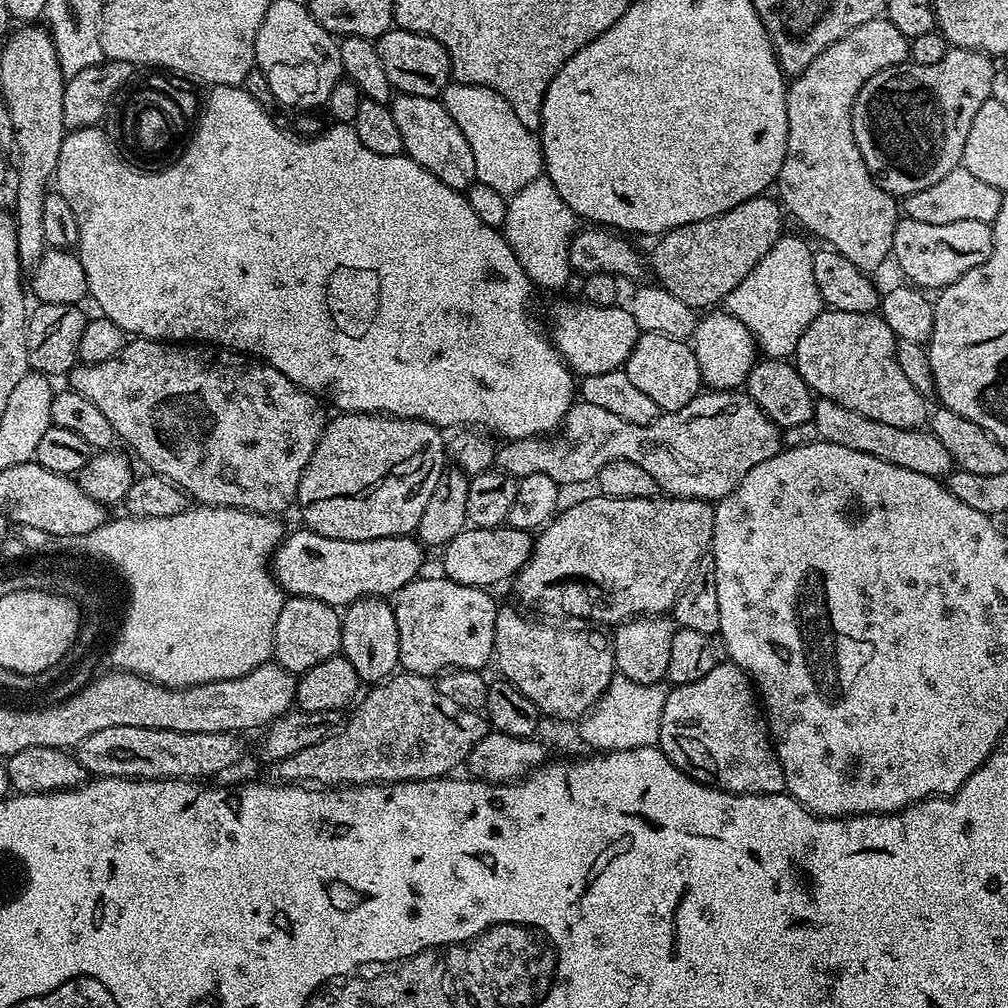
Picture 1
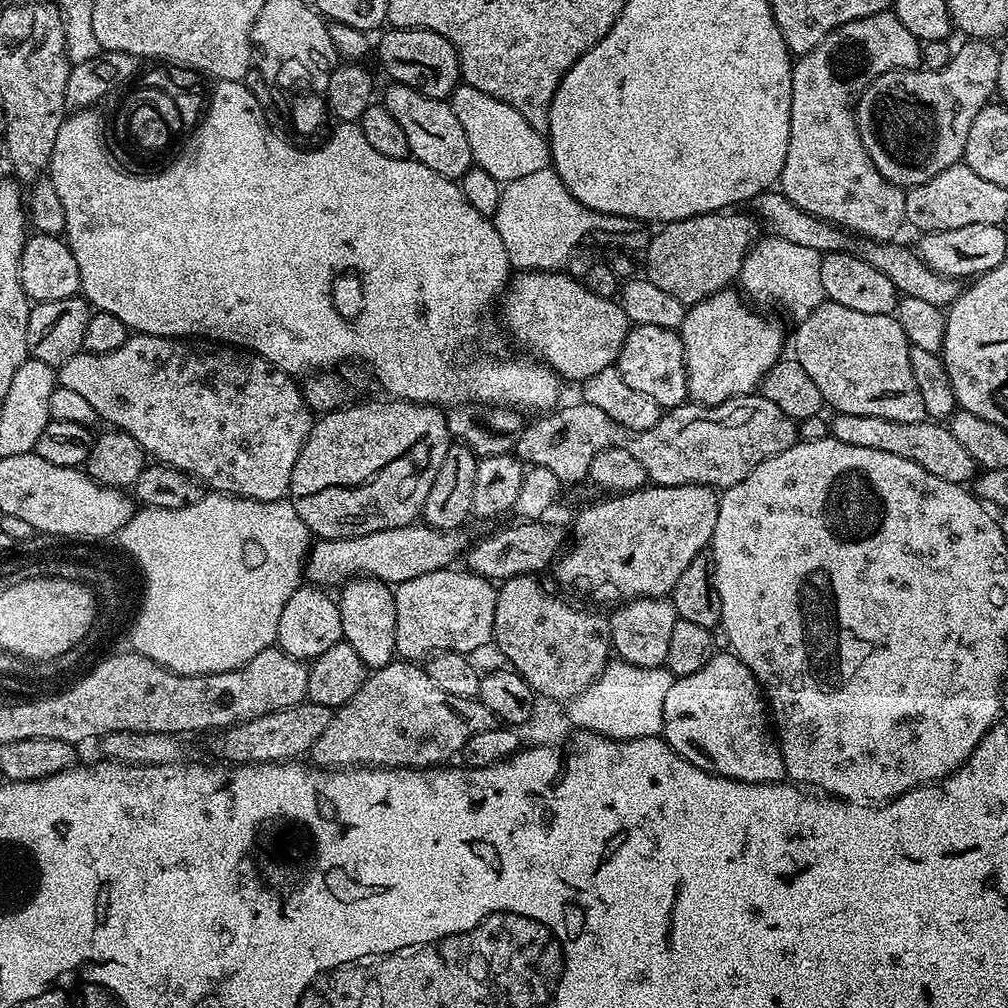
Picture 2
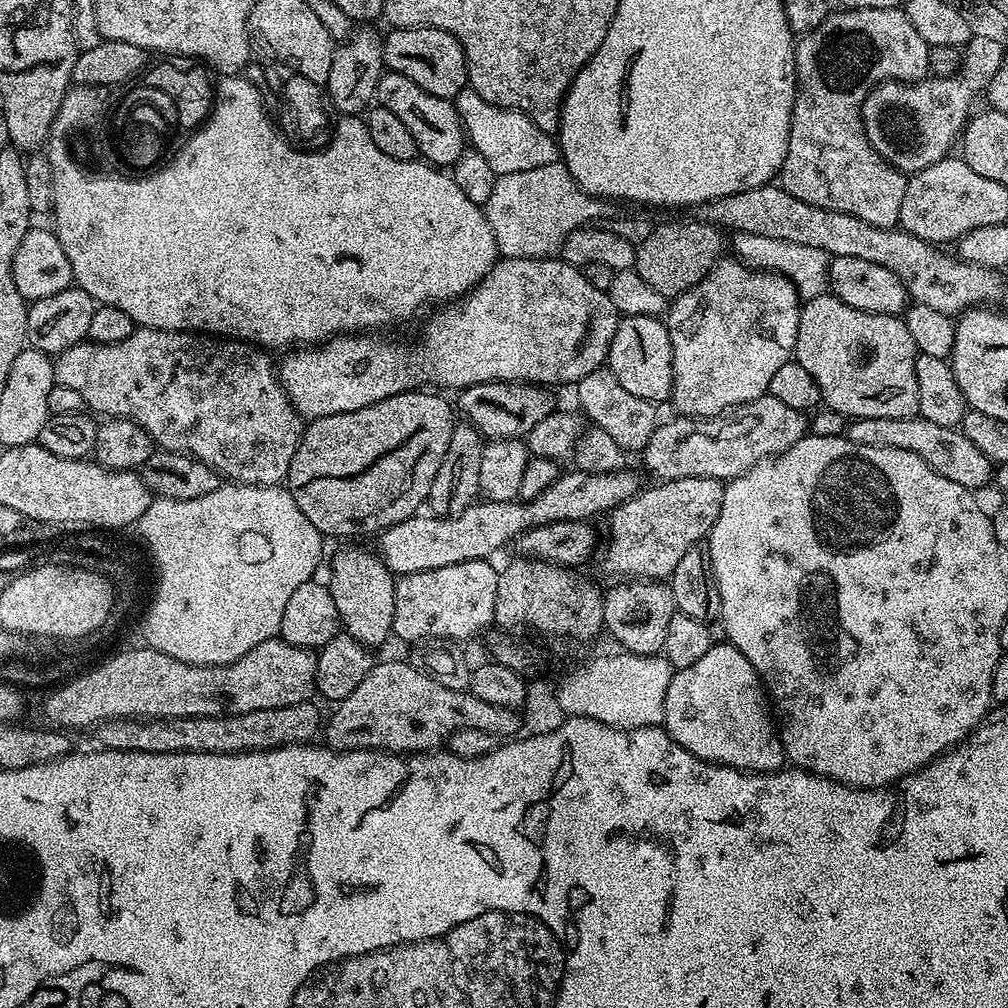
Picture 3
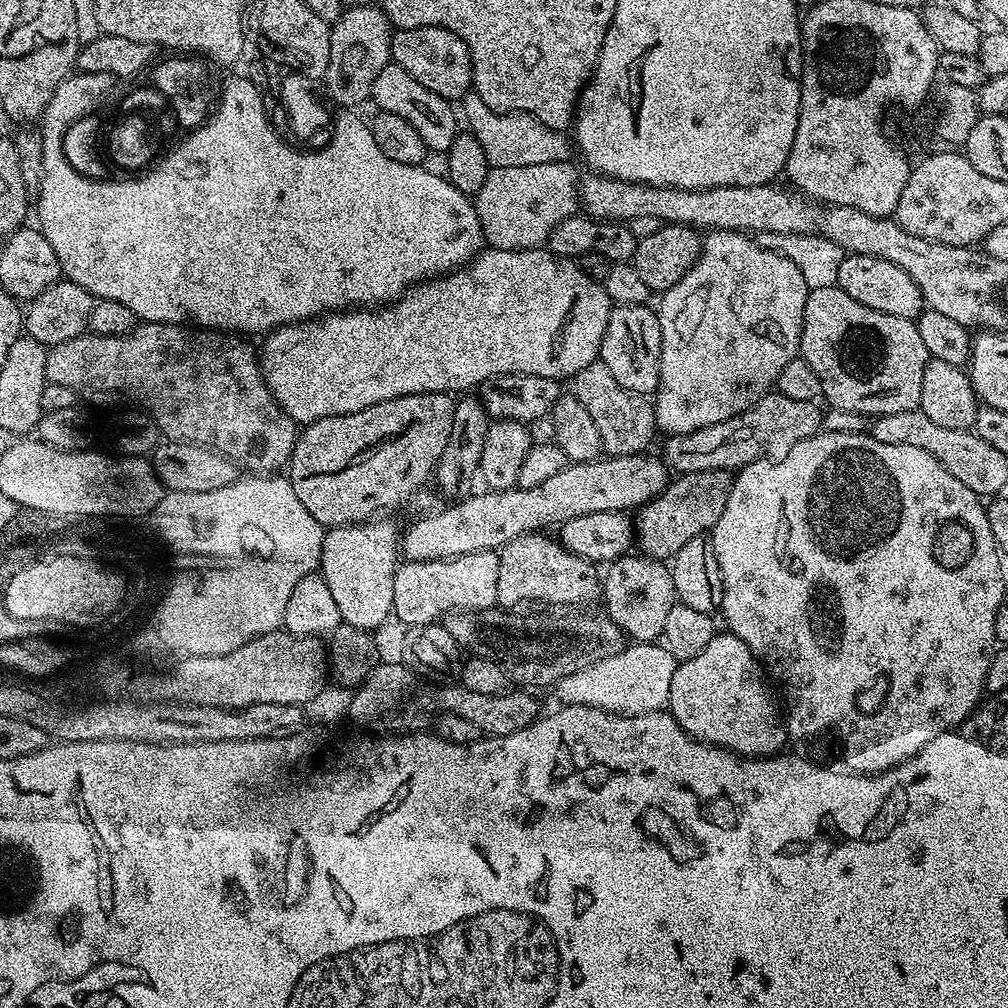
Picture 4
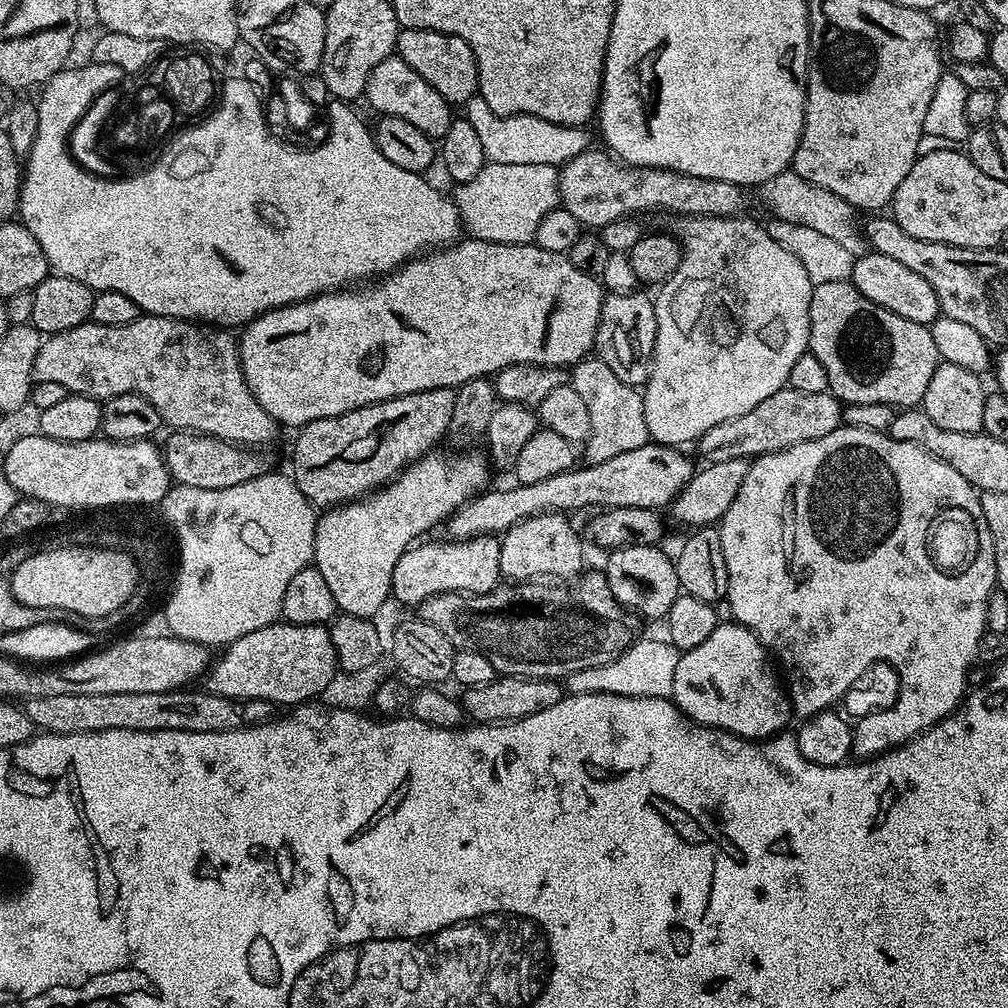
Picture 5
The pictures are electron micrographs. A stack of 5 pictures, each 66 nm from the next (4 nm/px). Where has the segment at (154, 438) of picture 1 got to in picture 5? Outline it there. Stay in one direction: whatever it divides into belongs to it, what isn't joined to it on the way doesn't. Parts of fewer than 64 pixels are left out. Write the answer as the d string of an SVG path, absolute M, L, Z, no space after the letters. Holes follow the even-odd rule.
M147 314L126 326L79 324L74 330L53 332L45 339L34 360L34 377L42 382L59 382L69 394L93 396L101 402L118 394L136 392L152 403L161 421L172 430L199 432L201 436L213 436L237 446L260 446L256 444L272 444L276 440L276 420L262 410L242 372L237 337L216 326Z

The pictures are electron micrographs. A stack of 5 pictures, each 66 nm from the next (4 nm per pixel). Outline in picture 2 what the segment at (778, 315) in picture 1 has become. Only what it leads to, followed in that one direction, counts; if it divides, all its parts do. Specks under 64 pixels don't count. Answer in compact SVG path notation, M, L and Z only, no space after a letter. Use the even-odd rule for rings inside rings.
M765 235L746 254L738 277L739 287L745 297L753 296L760 304L777 304L793 316L793 321L802 321L826 299L822 290L821 255L818 250L810 250L810 246L797 246L781 236Z

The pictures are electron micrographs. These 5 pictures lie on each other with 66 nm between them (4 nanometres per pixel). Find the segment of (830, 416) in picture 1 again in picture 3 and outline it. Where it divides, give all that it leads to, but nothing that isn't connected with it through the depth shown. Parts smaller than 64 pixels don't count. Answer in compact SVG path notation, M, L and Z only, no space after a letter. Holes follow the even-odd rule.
M917 414L910 418L862 418L853 419L847 425L848 439L858 442L858 446L878 446L894 450L910 450L910 454L918 454L930 470L942 474L942 478L950 478L950 482L958 482L958 486L969 490L984 488L994 480L994 465L970 438L964 436L959 427L947 428L924 419Z

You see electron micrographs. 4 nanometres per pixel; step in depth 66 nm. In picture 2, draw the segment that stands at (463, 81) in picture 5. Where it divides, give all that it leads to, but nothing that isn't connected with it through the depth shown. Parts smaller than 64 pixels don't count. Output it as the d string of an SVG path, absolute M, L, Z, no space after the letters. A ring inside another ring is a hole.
M393 28L379 33L380 44L375 45L374 56L380 59L389 81L410 86L426 94L426 98L448 100L457 84L461 83L460 63L456 48L442 34L425 28Z

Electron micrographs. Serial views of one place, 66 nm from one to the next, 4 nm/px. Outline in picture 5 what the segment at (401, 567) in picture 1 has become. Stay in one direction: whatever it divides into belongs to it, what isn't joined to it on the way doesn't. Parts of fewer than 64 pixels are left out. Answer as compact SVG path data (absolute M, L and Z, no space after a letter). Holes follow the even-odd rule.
M649 442L638 450L626 450L618 458L610 458L601 464L577 466L570 472L554 474L543 482L516 484L501 492L481 491L463 504L446 521L447 535L453 540L468 540L475 536L496 536L514 527L518 522L543 512L573 514L579 508L600 504L604 508L650 508L667 509L677 494L690 482L694 465L683 456L676 446Z

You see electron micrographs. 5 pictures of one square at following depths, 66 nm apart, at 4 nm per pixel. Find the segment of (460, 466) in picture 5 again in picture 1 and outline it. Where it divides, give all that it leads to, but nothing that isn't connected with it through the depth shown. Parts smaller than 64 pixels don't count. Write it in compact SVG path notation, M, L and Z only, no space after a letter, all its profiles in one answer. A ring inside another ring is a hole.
M387 599L356 600L343 609L340 622L340 652L357 671L361 682L375 686L400 668L400 643L396 609Z

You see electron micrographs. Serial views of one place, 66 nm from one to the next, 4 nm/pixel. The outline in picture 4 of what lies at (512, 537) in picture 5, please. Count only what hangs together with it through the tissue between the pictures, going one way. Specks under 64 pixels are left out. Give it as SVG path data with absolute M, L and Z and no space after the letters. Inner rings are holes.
M543 531L531 532L514 538L514 542L499 549L498 586L496 604L505 610L515 609L516 604L527 600L541 600L544 604L572 604L568 606L592 606L602 596L602 576L591 560L583 560L570 554L559 539Z

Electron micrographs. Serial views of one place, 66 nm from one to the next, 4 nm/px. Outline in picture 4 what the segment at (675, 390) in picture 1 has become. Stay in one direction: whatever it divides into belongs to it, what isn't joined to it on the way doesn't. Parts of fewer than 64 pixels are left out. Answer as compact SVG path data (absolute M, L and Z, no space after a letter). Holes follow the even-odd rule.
M647 303L613 307L610 322L606 322L606 334L602 338L598 357L609 368L610 374L614 374L618 386L645 398L651 397L660 384L662 350L660 318L649 308Z

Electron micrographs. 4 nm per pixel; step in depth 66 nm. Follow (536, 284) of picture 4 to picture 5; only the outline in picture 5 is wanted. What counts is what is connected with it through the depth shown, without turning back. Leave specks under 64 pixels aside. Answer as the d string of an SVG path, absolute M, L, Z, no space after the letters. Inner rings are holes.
M461 239L454 245L441 250L431 251L419 258L403 264L395 272L389 273L383 280L369 286L353 290L337 290L312 296L298 304L288 304L285 308L276 308L273 312L264 312L256 320L243 325L238 336L240 346L240 365L262 410L276 420L277 425L289 424L292 430L299 430L305 424L318 418L334 418L371 404L381 404L383 400L393 400L406 394L435 388L457 389L471 380L482 380L501 372L506 366L515 364L541 364L547 368L571 369L593 351L596 342L596 327L602 314L605 289L597 277L582 274L574 262L568 260L562 252L542 249L535 242L531 244L499 244L485 240Z

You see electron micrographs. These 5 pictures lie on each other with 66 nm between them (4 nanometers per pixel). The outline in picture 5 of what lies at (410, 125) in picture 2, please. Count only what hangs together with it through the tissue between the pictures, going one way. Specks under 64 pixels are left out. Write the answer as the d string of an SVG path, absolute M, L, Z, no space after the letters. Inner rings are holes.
M393 54L379 62L369 75L366 99L368 104L380 116L393 116L394 118L406 118L422 130L422 134L433 138L442 138L446 130L450 130L454 119L453 105L449 104L426 78L420 77L415 70L410 70L406 62L402 62L399 56Z

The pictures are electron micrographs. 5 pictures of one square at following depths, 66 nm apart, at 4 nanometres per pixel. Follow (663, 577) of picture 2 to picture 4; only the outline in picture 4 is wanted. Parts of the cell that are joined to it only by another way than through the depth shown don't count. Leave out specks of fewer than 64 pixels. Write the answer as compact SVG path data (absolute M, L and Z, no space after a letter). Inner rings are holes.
M702 470L677 475L653 500L639 509L634 516L634 540L643 555L653 560L667 561L676 555L690 538L711 533L712 527L726 510L726 498L730 498L732 472Z

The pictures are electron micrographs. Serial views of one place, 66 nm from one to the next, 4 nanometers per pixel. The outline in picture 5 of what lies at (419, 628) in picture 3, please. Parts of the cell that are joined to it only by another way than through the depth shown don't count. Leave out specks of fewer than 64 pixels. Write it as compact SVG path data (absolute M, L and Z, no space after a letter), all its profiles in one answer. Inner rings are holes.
M475 536L468 540L443 538L437 544L417 543L398 558L392 575L392 596L400 604L419 606L426 598L443 592L475 594L491 592L501 583L500 540L496 536Z

